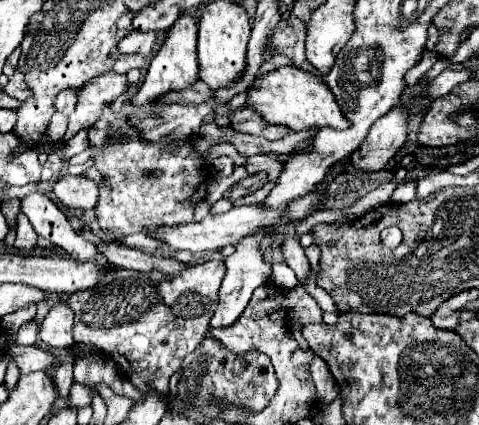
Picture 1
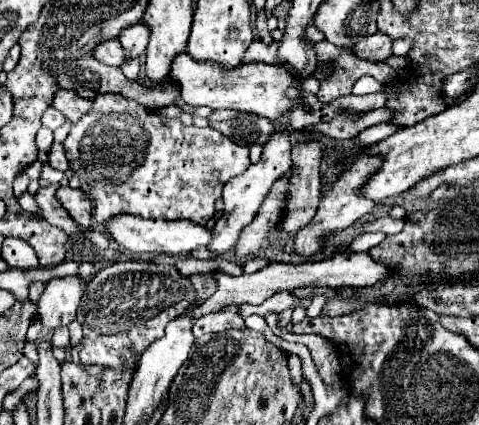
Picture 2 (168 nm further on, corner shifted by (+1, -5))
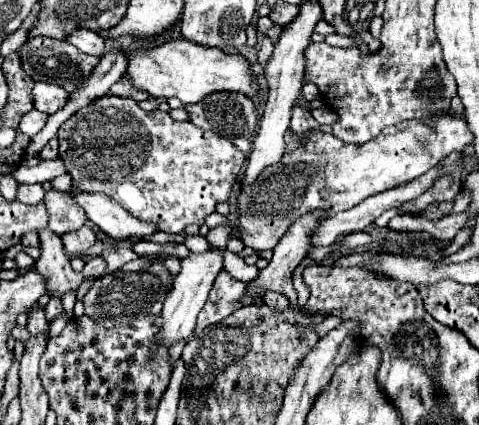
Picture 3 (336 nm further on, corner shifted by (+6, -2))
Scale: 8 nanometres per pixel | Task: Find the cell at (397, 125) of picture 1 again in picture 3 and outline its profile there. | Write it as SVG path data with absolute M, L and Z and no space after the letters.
M298 218L298 220L286 230L286 234L280 238L280 242L278 242L276 248L274 248L274 256L272 256L270 264L268 264L264 270L260 270L258 276L256 276L252 282L248 282L246 294L242 296L240 306L250 306L256 298L264 298L264 294L266 294L268 290L286 294L286 298L288 298L290 302L296 302L296 292L292 290L292 272L294 272L294 268L300 264L300 260L306 258L306 252L310 250L310 246L308 246L308 230L312 230L312 222L320 222L320 218Z

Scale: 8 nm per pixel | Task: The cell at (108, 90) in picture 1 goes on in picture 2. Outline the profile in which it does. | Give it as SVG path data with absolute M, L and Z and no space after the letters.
M59 89L57 97L53 99L51 105L53 105L55 109L59 109L59 111L67 117L67 121L77 123L77 121L93 107L93 101L81 97L81 95L79 95L77 91L73 91L73 89Z

